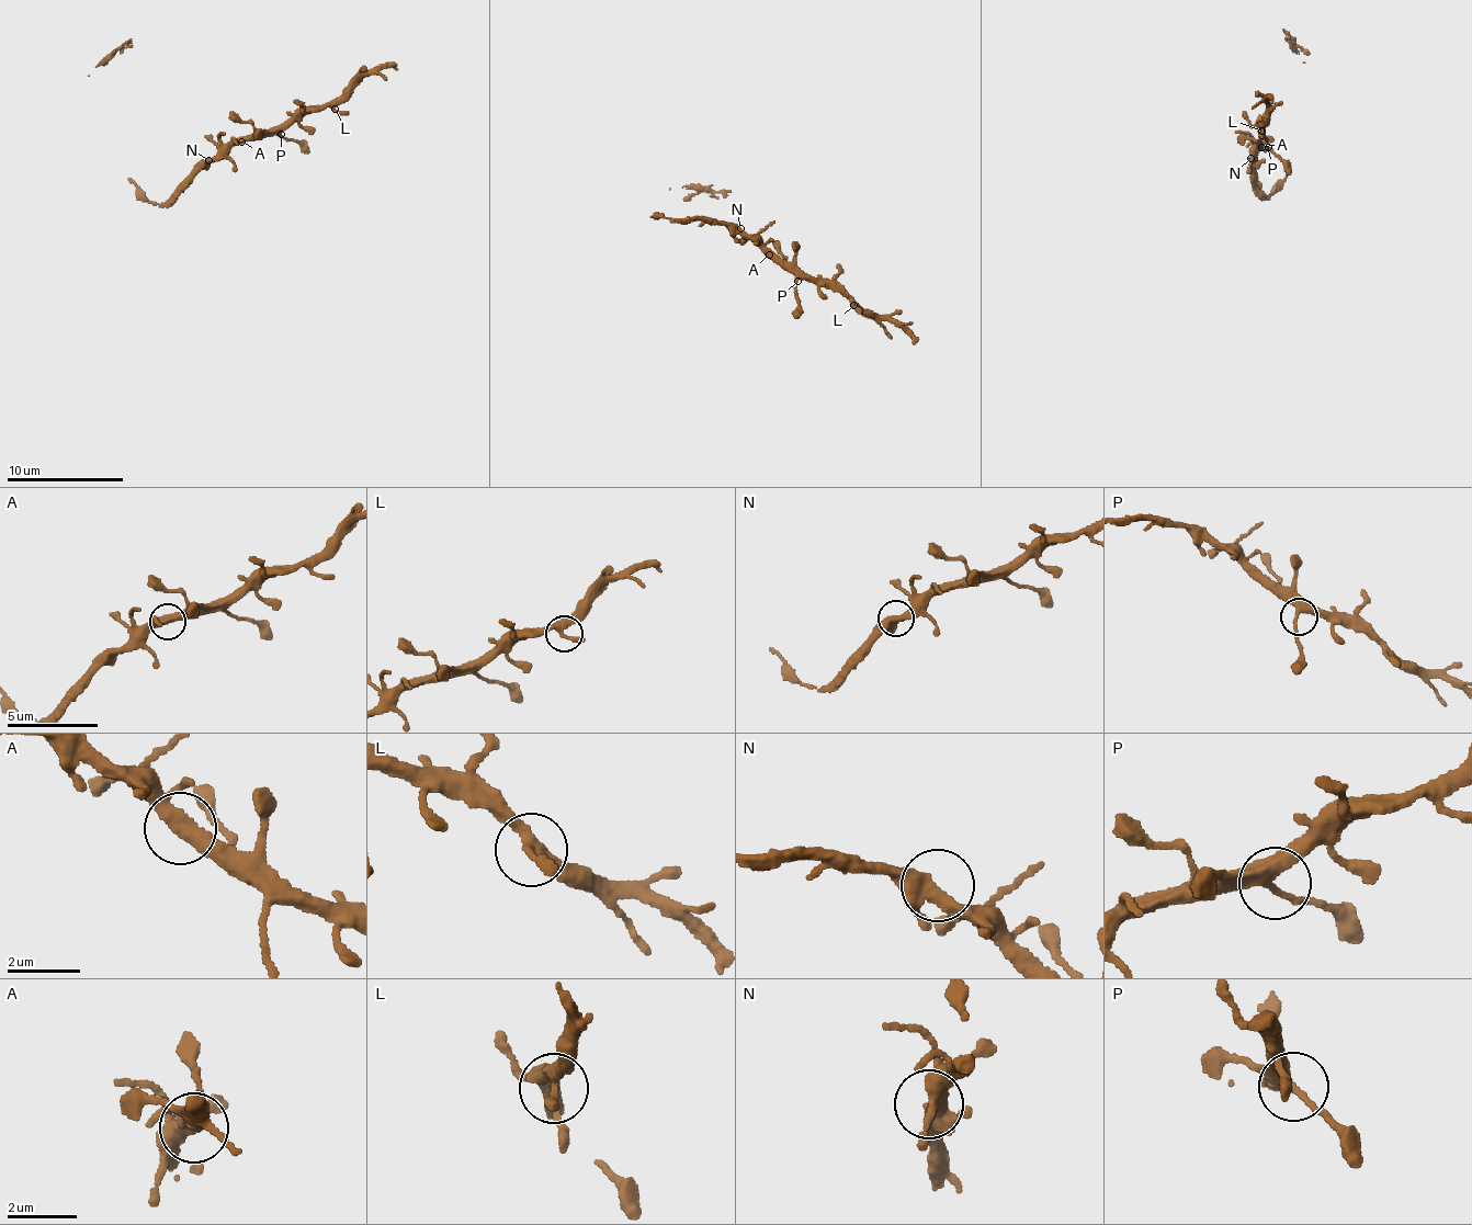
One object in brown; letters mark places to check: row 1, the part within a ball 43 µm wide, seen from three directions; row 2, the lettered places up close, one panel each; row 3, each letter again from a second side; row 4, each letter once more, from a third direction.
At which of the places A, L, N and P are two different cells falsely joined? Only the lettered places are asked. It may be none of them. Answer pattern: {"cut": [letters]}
{"cut": []}

